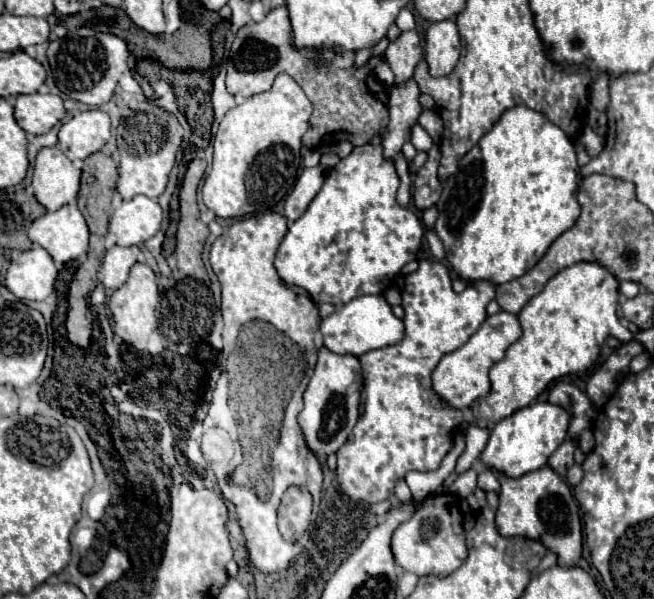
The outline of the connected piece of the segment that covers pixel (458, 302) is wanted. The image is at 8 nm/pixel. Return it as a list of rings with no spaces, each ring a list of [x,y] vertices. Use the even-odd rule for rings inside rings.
[[[419,259],[419,269],[417,269],[415,273],[411,273],[411,275],[405,277],[405,289],[403,289],[401,295],[403,295],[403,309],[405,309],[405,319],[403,319],[403,323],[405,323],[405,337],[403,337],[399,343],[395,343],[395,345],[381,347],[381,349],[373,349],[373,351],[367,351],[365,355],[359,357],[359,359],[361,359],[361,365],[363,365],[363,397],[365,397],[365,403],[363,403],[363,411],[361,411],[359,423],[353,427],[353,431],[351,431],[351,435],[349,435],[349,439],[347,439],[347,443],[337,451],[337,479],[339,479],[341,491],[345,491],[345,495],[349,495],[349,497],[355,499],[355,501],[377,503],[377,501],[389,499],[389,497],[393,495],[395,483],[397,483],[401,477],[405,477],[407,471],[433,471],[433,469],[437,469],[437,467],[441,465],[443,457],[445,457],[445,455],[449,453],[449,449],[453,447],[453,435],[455,435],[457,425],[463,421],[463,413],[461,413],[459,409],[447,407],[447,405],[435,395],[435,391],[433,391],[433,387],[431,387],[431,373],[433,373],[435,365],[439,363],[439,359],[441,359],[445,353],[451,353],[451,351],[455,351],[457,347],[461,347],[461,345],[473,335],[473,331],[477,331],[477,327],[485,321],[485,317],[487,317],[485,307],[487,307],[487,303],[495,297],[495,287],[493,287],[493,283],[489,283],[489,281],[475,281],[475,283],[469,283],[469,287],[467,287],[465,291],[455,293],[453,287],[451,287],[449,269],[447,269],[443,263],[439,263],[439,261],[429,261],[429,259]]]

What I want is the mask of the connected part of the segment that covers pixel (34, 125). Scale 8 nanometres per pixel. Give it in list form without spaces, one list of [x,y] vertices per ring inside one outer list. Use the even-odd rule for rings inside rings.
[[[19,95],[15,103],[15,119],[21,129],[33,135],[51,131],[65,117],[63,99],[59,95]]]

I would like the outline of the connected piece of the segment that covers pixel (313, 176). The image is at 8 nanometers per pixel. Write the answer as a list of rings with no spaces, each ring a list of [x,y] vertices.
[[[321,165],[303,169],[303,173],[299,175],[293,191],[289,193],[289,197],[285,201],[285,211],[283,213],[289,219],[289,223],[293,223],[295,219],[299,219],[303,215],[303,211],[307,209],[311,199],[319,193],[323,181],[325,181],[325,169]]]

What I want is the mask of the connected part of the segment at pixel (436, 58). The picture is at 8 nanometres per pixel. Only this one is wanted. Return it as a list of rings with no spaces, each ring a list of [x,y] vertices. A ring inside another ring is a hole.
[[[445,19],[431,23],[425,43],[425,59],[429,63],[431,75],[449,75],[461,55],[461,41],[455,21]]]

